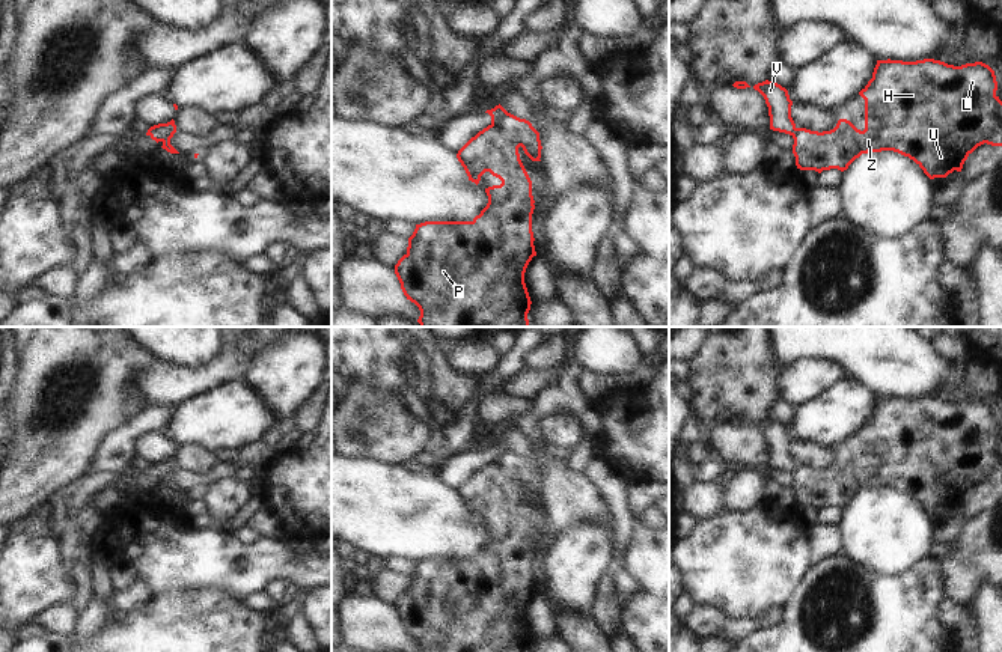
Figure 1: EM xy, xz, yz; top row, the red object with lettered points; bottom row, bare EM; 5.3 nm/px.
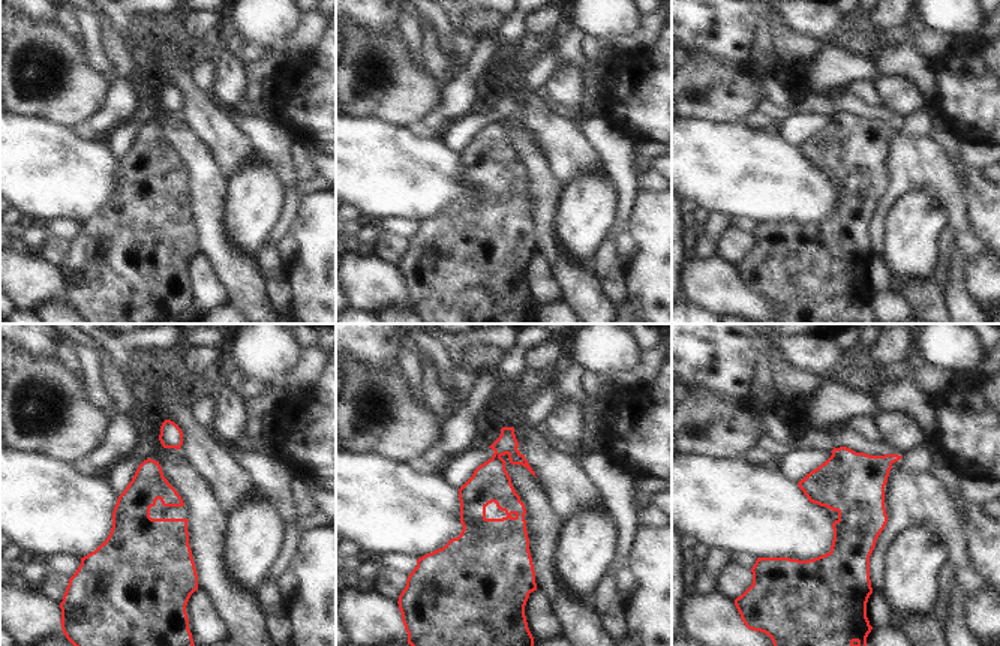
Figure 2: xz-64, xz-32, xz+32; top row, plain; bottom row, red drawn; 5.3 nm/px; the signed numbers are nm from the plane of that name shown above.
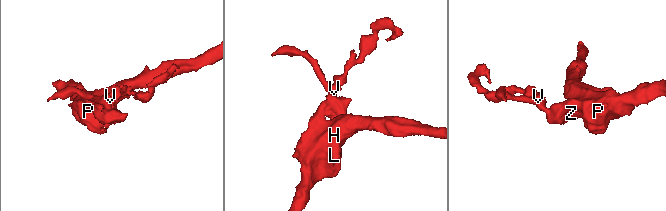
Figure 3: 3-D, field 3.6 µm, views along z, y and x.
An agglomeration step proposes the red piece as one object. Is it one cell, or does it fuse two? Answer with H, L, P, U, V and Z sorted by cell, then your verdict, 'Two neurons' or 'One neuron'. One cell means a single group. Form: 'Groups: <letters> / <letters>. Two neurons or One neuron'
Groups: H L P U Z / V. Two neurons

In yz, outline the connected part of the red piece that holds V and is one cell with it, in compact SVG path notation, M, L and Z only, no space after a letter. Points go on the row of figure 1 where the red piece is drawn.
M768 80L753 86L758 90L768 107L770 129L794 136L796 123L791 117L791 105L788 90L777 83Z

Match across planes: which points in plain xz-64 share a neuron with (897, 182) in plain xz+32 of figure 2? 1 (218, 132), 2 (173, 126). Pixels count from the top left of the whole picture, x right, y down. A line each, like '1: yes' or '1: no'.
1: yes
2: no

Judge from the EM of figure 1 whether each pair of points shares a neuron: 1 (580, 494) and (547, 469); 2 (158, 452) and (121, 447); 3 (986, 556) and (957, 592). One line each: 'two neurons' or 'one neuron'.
1: one neuron
2: two neurons
3: one neuron

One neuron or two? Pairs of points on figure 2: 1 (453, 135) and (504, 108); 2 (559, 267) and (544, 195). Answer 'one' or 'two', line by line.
1: one
2: one

